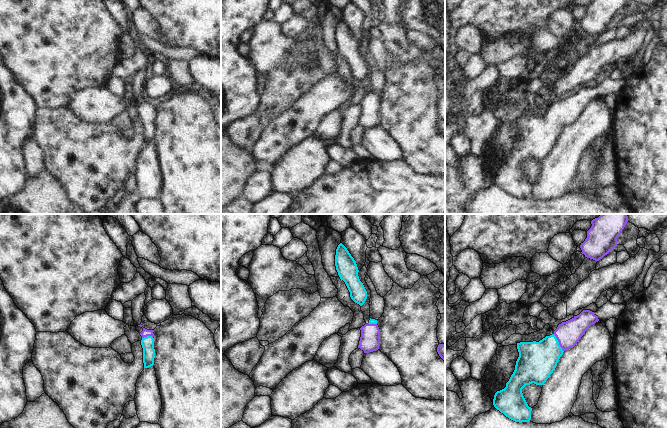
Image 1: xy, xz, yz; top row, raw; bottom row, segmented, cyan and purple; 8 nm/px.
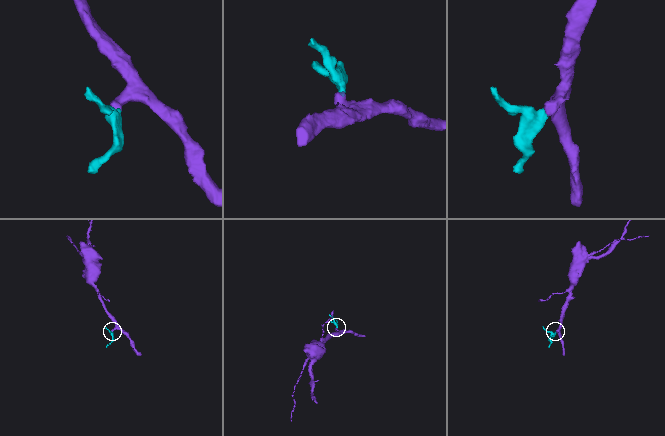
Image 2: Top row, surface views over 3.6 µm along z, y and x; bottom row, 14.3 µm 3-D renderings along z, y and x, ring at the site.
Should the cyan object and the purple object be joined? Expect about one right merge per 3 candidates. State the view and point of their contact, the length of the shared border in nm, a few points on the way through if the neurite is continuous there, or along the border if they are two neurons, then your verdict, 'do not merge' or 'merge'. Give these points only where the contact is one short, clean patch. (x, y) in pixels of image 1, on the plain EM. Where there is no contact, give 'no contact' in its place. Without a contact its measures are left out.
contact yz (558, 119); length 170 nm; way yz (537, 136), (558, 119), (568, 109); merge

